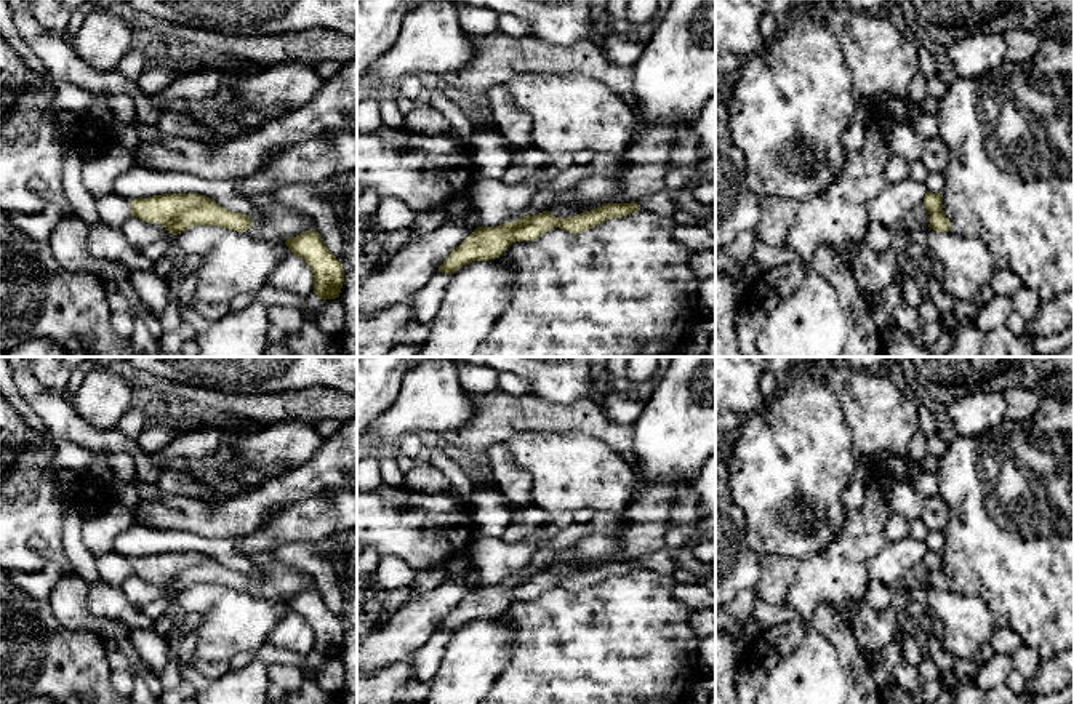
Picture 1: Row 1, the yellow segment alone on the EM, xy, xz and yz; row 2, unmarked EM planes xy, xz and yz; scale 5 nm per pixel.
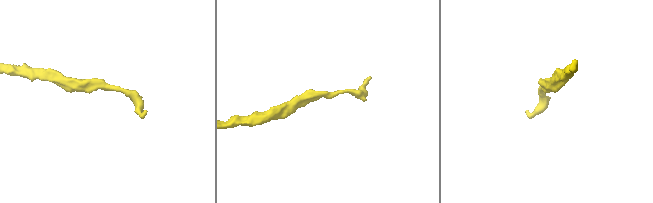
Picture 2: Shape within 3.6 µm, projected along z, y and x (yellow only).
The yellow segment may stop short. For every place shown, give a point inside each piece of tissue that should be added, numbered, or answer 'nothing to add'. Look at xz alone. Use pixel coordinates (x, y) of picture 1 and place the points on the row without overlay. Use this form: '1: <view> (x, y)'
1: xz (567, 540)

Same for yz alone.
1: yz (919, 576)

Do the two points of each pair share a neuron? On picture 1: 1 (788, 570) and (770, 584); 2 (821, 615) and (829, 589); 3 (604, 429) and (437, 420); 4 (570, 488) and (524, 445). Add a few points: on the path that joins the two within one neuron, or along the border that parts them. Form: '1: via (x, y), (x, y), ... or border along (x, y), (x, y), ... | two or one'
1: via (783, 572), (775, 580) | one
2: border along (812, 612), (820, 604), (829, 604), (850, 626) | two
3: border along (472, 394), (472, 415), (464, 423), (440, 434) | two
4: via (559, 477), (535, 453) | one

